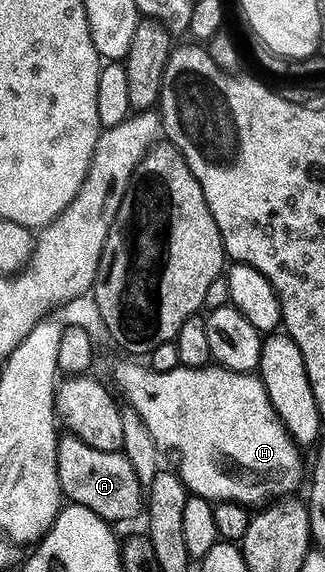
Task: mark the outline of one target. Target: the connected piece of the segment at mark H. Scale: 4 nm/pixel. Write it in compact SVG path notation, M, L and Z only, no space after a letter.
M125 358L122 364L114 366L113 380L117 383L118 389L116 388L116 391L118 393L121 391L129 399L126 400L128 407L134 408L139 414L139 418L143 418L143 423L146 424L147 430L151 430L151 438L155 438L158 449L165 450L165 448L170 448L171 451L177 452L175 471L192 495L201 496L204 500L210 502L231 500L235 504L261 506L266 502L272 501L274 498L288 497L290 494L297 492L296 488L301 484L302 449L299 447L297 441L289 435L289 432L283 426L283 422L275 414L275 410L267 398L267 390L263 386L260 375L254 374L253 372L227 370L220 366L206 366L204 368L183 368L179 366L175 370L157 372L144 363L138 362L136 359Z

